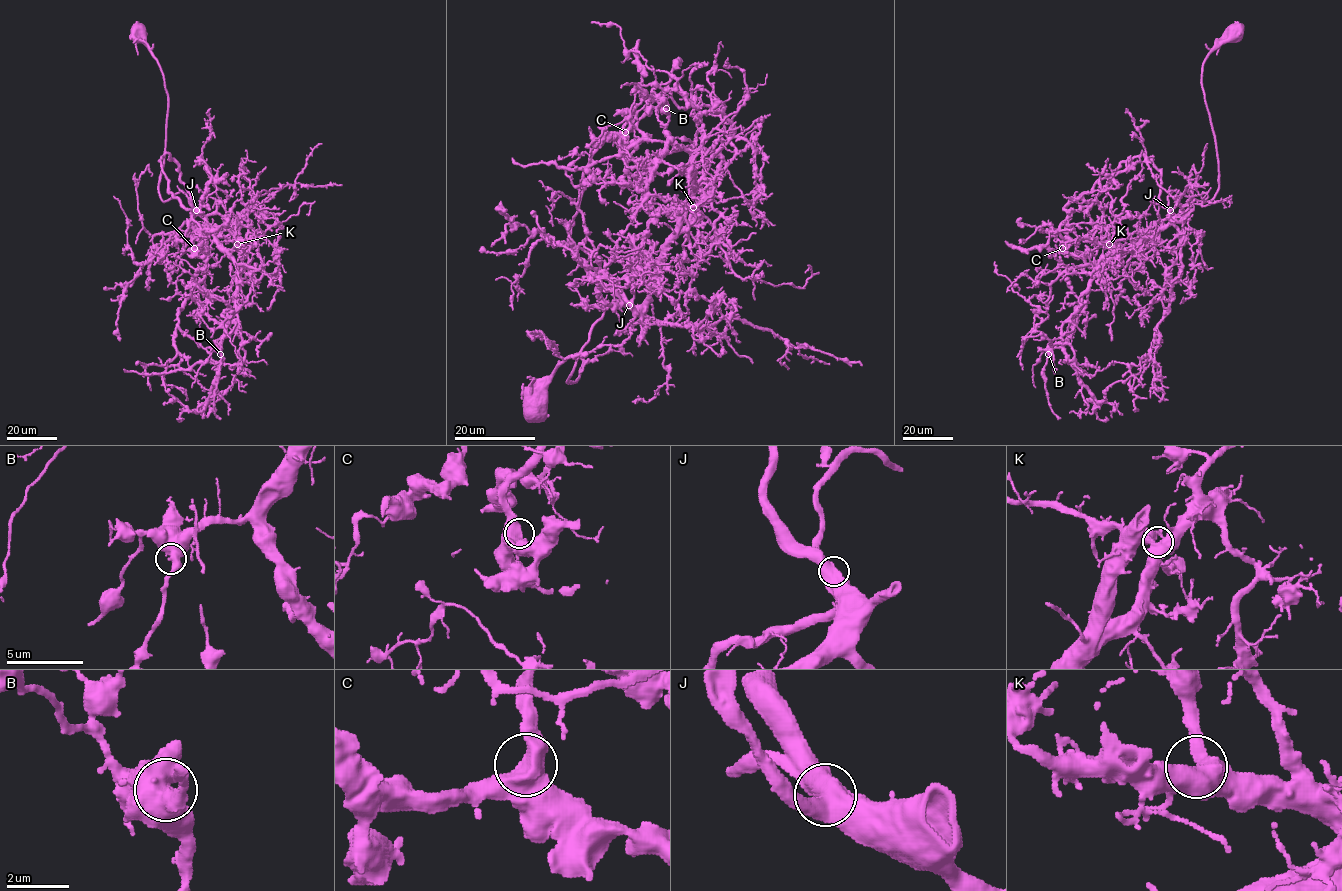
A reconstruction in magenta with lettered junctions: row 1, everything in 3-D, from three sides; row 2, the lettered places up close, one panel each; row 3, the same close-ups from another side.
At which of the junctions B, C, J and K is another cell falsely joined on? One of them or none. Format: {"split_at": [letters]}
{"split_at": []}

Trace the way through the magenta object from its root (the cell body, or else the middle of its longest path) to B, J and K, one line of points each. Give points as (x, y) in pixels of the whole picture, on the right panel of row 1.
B: (1235, 32), (1202, 66), (1216, 195), (1201, 202), (1173, 191), (1171, 219), (1099, 269), (1069, 337), (1048, 354)
J: (1235, 32), (1208, 55), (1202, 72), (1218, 160), (1218, 190), (1205, 202), (1173, 191), (1168, 197), (1170, 210)
K: (1235, 32), (1202, 66), (1218, 160), (1216, 195), (1201, 202), (1173, 191), (1165, 225), (1126, 249), (1109, 244)

